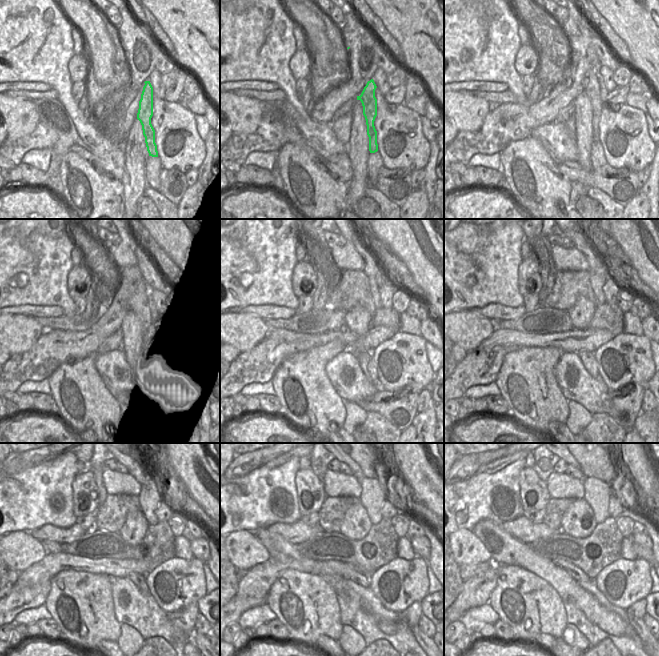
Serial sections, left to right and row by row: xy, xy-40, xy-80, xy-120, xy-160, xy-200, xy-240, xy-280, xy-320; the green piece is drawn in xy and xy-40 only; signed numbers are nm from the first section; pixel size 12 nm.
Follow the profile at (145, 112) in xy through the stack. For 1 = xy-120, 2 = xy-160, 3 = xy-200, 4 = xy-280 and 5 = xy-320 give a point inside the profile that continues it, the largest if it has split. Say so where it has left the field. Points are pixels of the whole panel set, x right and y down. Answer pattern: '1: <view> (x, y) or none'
1: xy-120 (139, 303)
2: xy-160 (354, 290)
3: xy-200 (569, 286)
4: xy-280 (332, 512)
5: xy-320 (556, 507)

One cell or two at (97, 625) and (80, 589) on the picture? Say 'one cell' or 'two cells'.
one cell

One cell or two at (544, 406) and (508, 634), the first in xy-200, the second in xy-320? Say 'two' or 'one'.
two

